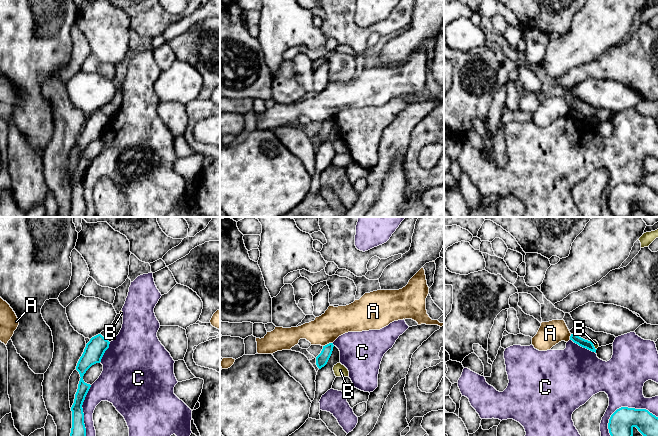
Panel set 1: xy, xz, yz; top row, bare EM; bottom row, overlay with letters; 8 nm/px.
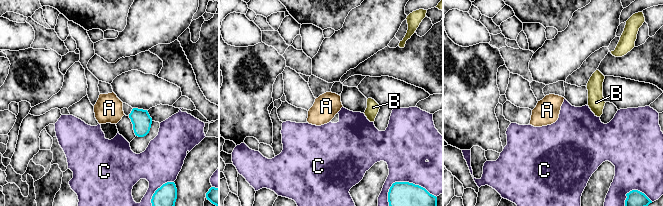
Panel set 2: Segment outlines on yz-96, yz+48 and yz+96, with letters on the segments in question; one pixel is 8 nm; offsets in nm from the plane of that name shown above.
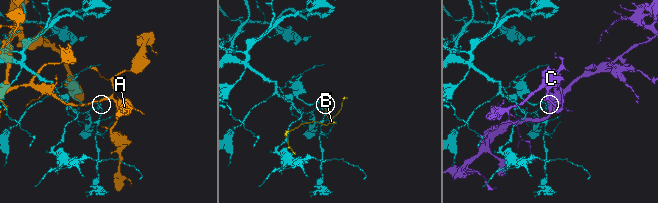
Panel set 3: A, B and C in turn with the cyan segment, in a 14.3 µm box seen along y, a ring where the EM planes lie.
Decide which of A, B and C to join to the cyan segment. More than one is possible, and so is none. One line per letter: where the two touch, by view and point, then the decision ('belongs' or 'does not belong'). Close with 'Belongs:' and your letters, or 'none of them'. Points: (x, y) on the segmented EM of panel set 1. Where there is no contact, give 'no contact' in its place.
A: meets cyan in xz at (327, 344); does not belong
B: meets cyan in yz at (593, 345); does not belong
C: meets cyan in yz at (625, 407); does not belong
Belongs: none of them

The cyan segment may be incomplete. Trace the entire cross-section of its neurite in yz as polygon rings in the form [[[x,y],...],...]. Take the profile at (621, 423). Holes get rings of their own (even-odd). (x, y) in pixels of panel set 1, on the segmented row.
[[[621,407],[610,417],[611,436],[633,436],[636,427],[643,436],[658,436],[658,417],[646,409]]]

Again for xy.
[[[101,334],[92,337],[86,344],[84,352],[77,363],[76,370],[79,372],[81,378],[74,403],[71,407],[72,428],[70,436],[86,436],[82,405],[91,385],[84,382],[83,376],[92,365],[101,362],[105,351],[109,348],[109,344],[110,342]]]

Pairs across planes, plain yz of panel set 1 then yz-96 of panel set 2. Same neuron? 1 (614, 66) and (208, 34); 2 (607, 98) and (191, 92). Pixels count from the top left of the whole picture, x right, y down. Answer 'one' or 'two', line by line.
1: one
2: two

